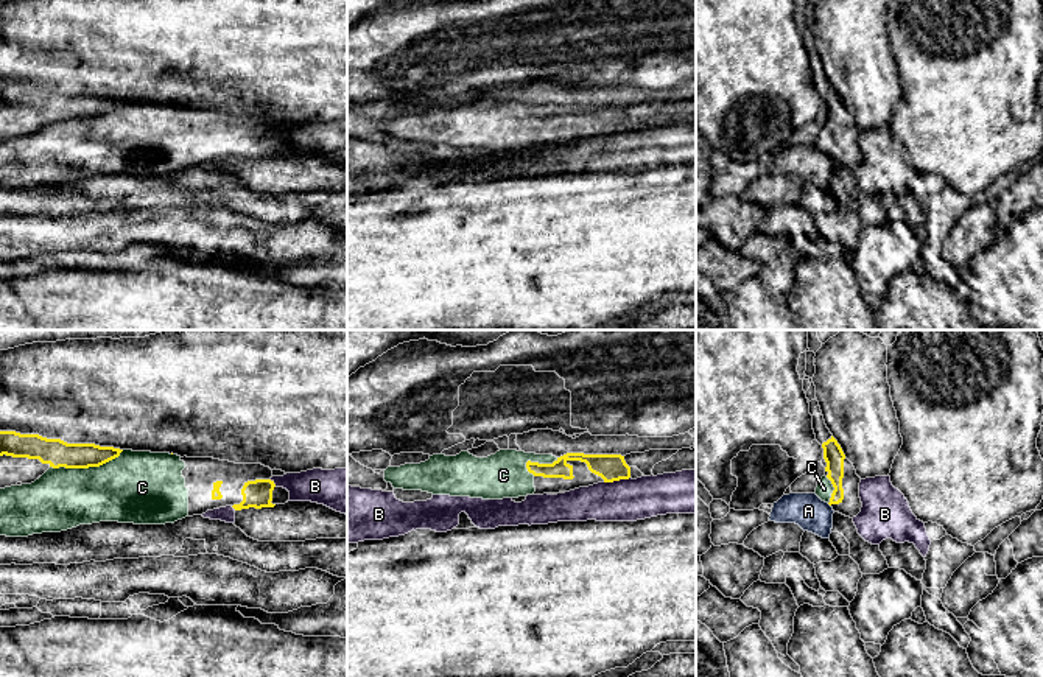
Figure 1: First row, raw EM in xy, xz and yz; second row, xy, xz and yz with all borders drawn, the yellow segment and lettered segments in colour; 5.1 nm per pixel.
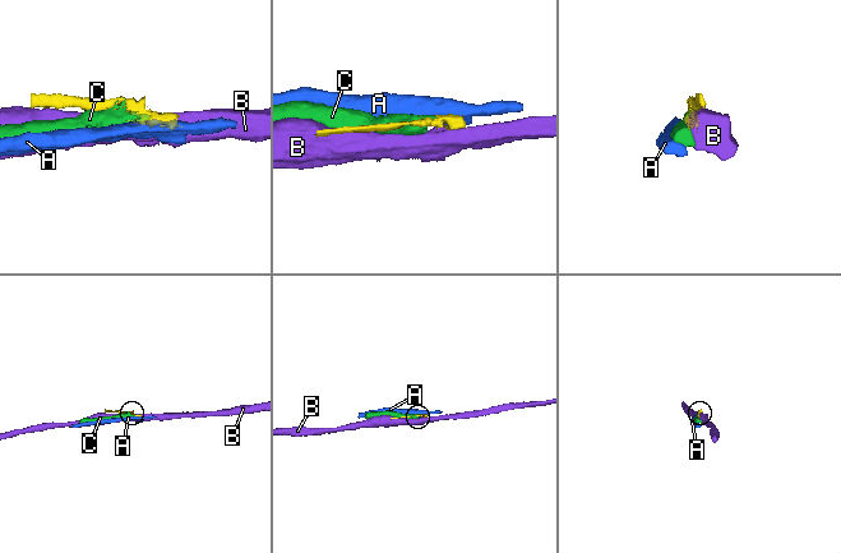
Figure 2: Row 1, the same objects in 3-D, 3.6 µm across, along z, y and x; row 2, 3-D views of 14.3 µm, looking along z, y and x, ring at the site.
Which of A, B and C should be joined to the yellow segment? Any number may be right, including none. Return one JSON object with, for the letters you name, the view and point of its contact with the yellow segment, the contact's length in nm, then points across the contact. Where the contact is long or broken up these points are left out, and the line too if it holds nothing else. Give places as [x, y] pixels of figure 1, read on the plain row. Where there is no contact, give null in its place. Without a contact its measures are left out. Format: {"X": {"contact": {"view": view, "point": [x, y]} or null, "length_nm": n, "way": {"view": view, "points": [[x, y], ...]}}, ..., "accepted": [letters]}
{"C": {"contact": {"view": "xy", "point": [86, 119]}, "length_nm": 400}, "accepted": ["C"]}

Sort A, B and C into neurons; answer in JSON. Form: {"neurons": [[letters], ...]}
{"neurons": [["A"], ["B"], ["C"]]}

